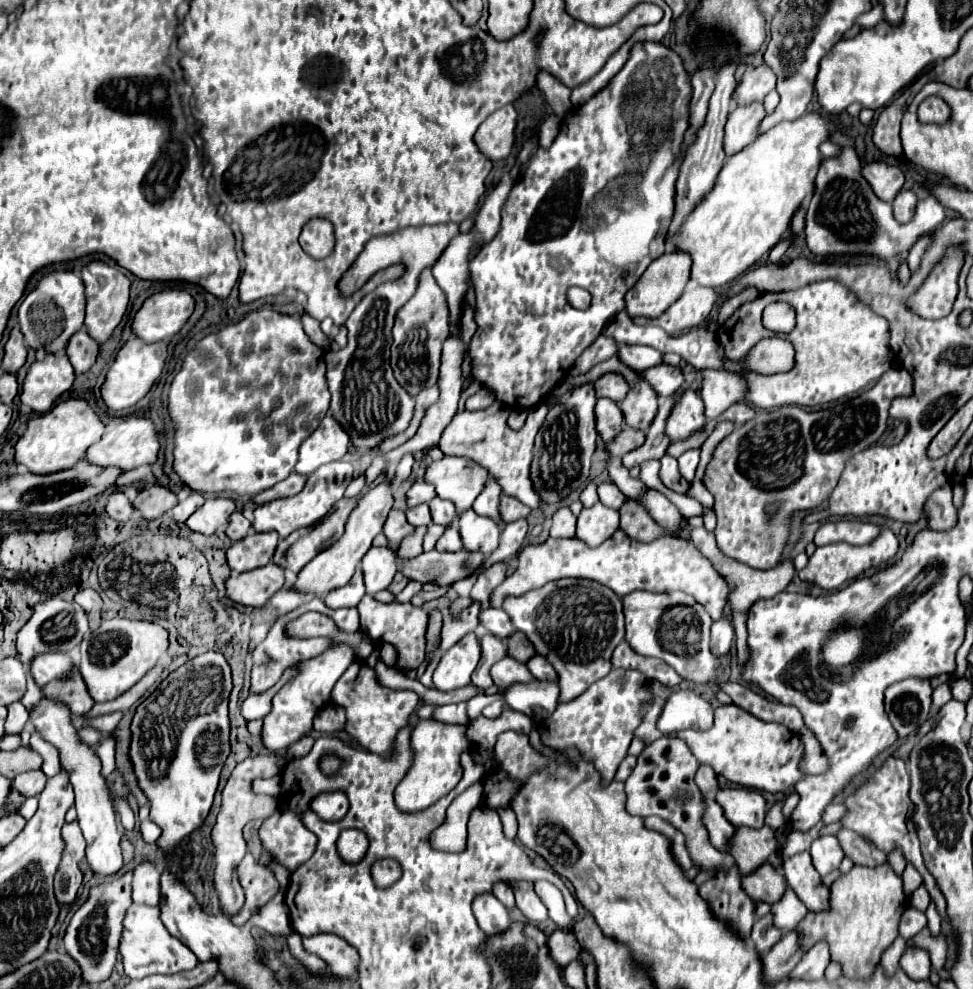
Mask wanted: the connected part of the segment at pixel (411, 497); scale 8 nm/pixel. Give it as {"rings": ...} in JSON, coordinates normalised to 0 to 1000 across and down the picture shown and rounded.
{"rings":[[[432,486],[432,488],[425,488],[419,494],[417,503],[419,503],[419,513],[428,513],[432,509],[442,509],[448,503],[448,496],[446,496],[446,492],[442,488]]]}

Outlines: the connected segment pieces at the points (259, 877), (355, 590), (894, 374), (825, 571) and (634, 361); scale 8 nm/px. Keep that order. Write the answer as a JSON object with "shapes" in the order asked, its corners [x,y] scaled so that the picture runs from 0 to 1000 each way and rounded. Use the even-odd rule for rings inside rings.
{"shapes":[[[[253,862],[253,867],[249,869],[245,877],[245,887],[253,903],[253,913],[243,925],[236,927],[236,931],[240,935],[251,935],[255,929],[259,929],[261,923],[267,921],[267,917],[271,917],[286,903],[286,893],[282,885],[275,885],[275,881],[271,881],[271,877],[267,877],[267,873],[263,873],[257,862]]],[[[368,573],[362,581],[362,585],[354,592],[354,594],[347,594],[345,598],[339,598],[335,604],[333,604],[333,610],[339,614],[339,616],[351,616],[351,614],[366,614],[368,608],[374,604],[374,587],[372,587],[372,575]]],[[[913,373],[904,385],[884,399],[867,405],[859,405],[851,414],[830,416],[826,412],[810,410],[795,416],[779,416],[775,424],[754,434],[744,442],[724,478],[724,490],[734,501],[734,519],[738,523],[738,533],[734,537],[740,557],[773,575],[793,575],[798,573],[802,559],[806,555],[810,533],[808,527],[816,517],[828,517],[845,511],[855,494],[861,488],[861,482],[867,474],[867,468],[878,460],[902,446],[911,434],[913,412],[919,401],[937,399],[937,381],[931,375]],[[798,511],[795,519],[789,519],[789,513]]],[[[906,535],[904,541],[894,547],[892,551],[872,551],[872,549],[857,549],[857,551],[847,551],[841,553],[837,557],[837,561],[832,563],[830,571],[820,577],[820,583],[828,589],[841,592],[845,596],[861,596],[863,592],[867,592],[874,585],[880,585],[884,579],[888,579],[894,573],[900,573],[913,565],[917,565],[923,557],[923,545],[919,543],[919,539],[915,535]]],[[[637,349],[633,355],[635,363],[645,369],[652,375],[662,375],[666,371],[672,371],[676,367],[680,367],[680,357],[670,353],[670,351],[645,351],[645,349]]]]}

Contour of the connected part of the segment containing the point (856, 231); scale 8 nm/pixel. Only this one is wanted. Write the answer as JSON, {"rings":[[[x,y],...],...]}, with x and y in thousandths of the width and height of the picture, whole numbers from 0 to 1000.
{"rings":[[[865,149],[859,159],[845,163],[839,177],[839,191],[828,215],[826,236],[830,252],[845,260],[861,256],[902,258],[913,266],[915,274],[921,276],[935,250],[972,221],[972,211],[960,199],[952,199],[943,205],[939,221],[931,228],[925,228],[917,219],[917,209],[896,195],[888,179],[884,177],[884,169],[886,167],[876,149]]]}

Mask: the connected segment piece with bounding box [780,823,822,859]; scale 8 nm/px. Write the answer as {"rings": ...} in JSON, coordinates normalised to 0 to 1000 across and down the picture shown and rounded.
{"rings":[[[841,832],[841,836],[835,838],[835,840],[830,840],[830,842],[818,842],[818,840],[814,840],[814,842],[810,844],[808,856],[802,860],[802,867],[808,869],[808,867],[818,865],[818,862],[822,862],[822,860],[830,860],[832,852],[841,846],[841,838],[843,838],[843,836],[845,836],[845,832]]]}

